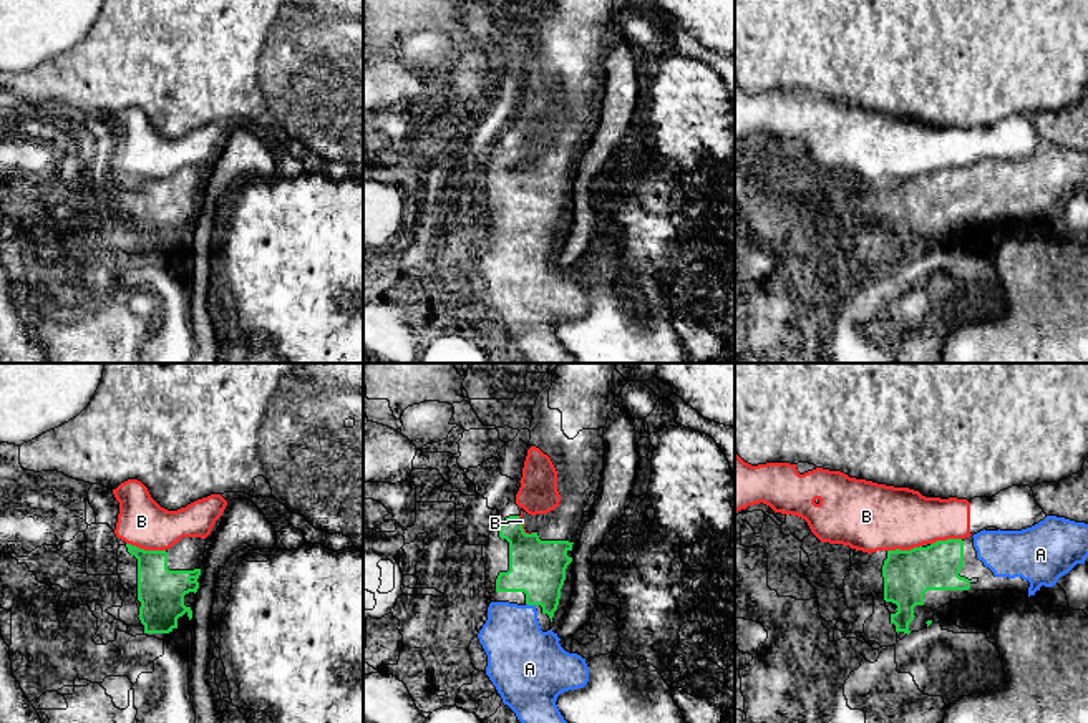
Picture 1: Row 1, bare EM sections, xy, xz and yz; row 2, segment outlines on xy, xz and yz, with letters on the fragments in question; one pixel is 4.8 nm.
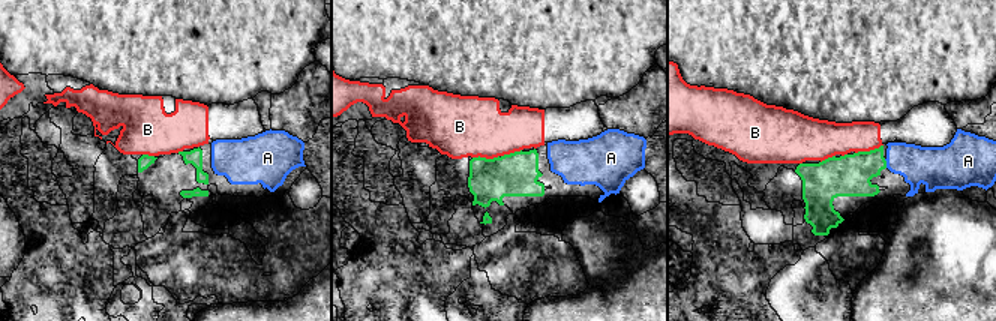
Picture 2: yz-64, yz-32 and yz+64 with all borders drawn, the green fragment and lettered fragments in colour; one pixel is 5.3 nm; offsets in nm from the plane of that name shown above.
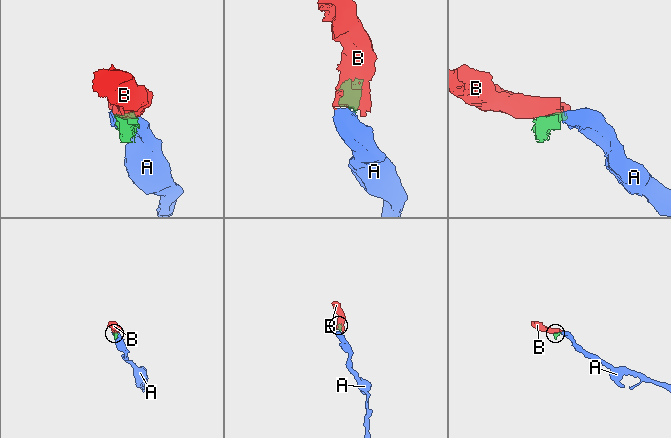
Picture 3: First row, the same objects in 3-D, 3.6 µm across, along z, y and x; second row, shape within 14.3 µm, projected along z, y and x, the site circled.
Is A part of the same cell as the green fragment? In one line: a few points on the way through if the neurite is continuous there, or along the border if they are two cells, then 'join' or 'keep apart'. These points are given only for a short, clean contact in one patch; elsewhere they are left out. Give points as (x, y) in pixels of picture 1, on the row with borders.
join

